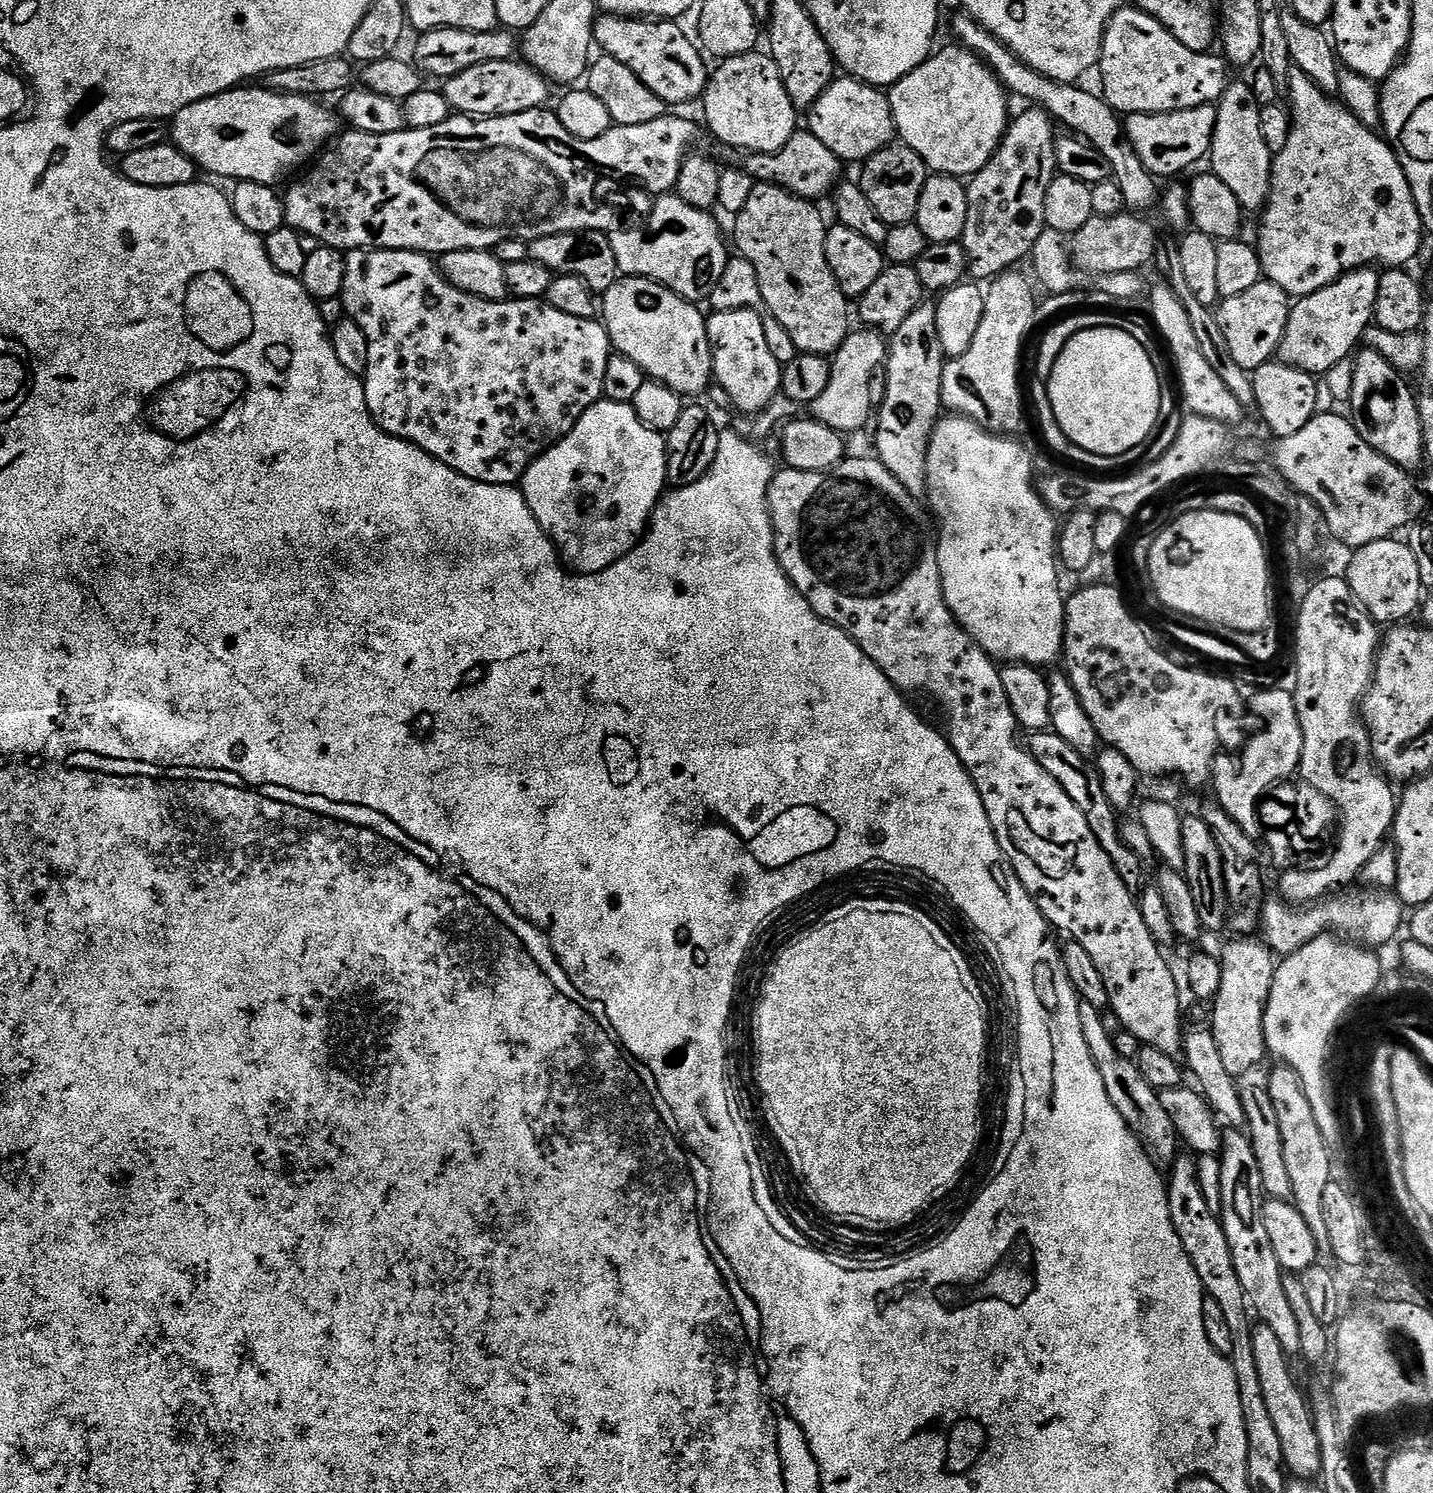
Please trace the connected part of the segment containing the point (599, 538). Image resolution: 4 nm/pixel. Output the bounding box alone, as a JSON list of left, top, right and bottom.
[522,399,668,574]

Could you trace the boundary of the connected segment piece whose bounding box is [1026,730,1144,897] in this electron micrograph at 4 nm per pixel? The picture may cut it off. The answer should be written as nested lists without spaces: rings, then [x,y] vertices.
[[[1050,730],[1031,733],[1027,737],[1026,747],[1035,761],[1062,786],[1066,794],[1070,796],[1071,801],[1078,806],[1078,810],[1082,811],[1082,816],[1086,818],[1090,832],[1094,834],[1094,838],[1097,839],[1102,850],[1105,850],[1106,856],[1110,858],[1110,862],[1113,863],[1114,870],[1118,872],[1123,885],[1132,896],[1139,897],[1144,888],[1144,882],[1142,882],[1142,864],[1144,862],[1140,856],[1126,847],[1124,840],[1121,839],[1121,825],[1116,818],[1118,817],[1117,811],[1104,794],[1101,778],[1095,765],[1092,765],[1087,757],[1078,754],[1065,739]]]

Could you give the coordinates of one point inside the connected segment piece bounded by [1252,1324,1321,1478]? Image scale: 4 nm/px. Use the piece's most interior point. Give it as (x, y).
(1291, 1412)

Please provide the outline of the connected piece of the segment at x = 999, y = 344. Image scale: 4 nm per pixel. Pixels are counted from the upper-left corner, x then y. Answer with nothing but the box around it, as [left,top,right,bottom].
[940,270,1036,434]

